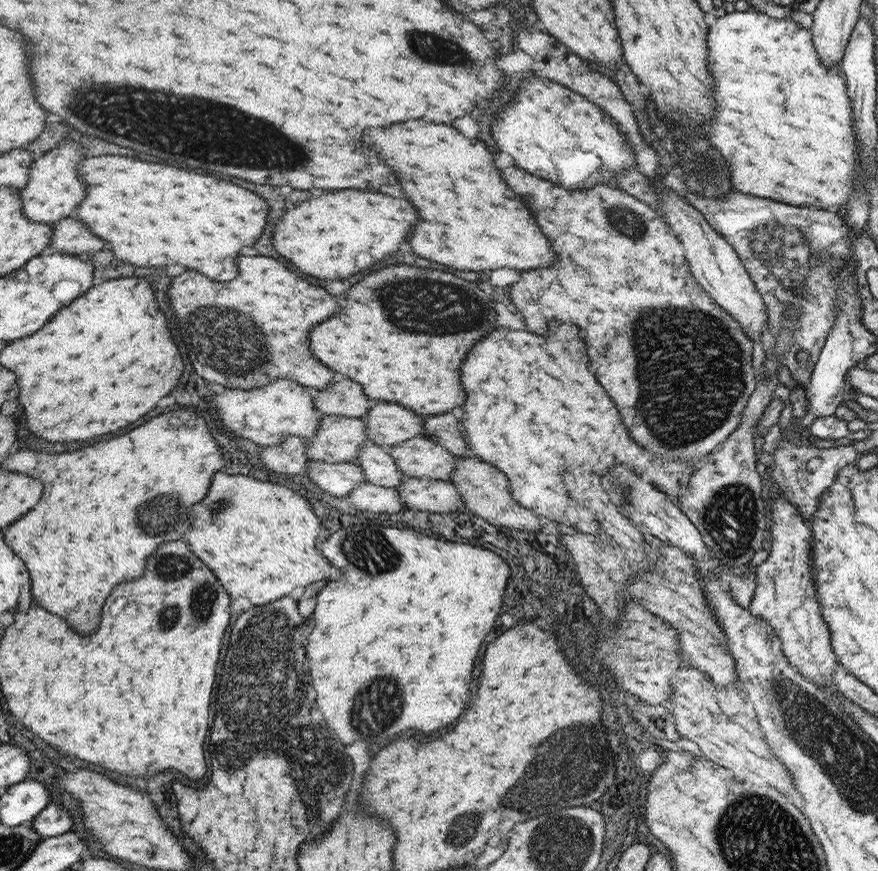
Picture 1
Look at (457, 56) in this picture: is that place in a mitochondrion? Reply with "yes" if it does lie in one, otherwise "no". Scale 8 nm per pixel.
yes

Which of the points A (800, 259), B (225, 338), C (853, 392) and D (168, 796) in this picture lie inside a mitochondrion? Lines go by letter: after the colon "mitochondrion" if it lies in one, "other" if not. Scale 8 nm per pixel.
A: mitochondrion
B: mitochondrion
C: other
D: other

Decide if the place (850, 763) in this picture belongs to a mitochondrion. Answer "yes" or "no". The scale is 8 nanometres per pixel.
yes

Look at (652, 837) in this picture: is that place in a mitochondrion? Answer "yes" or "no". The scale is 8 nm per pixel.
no

